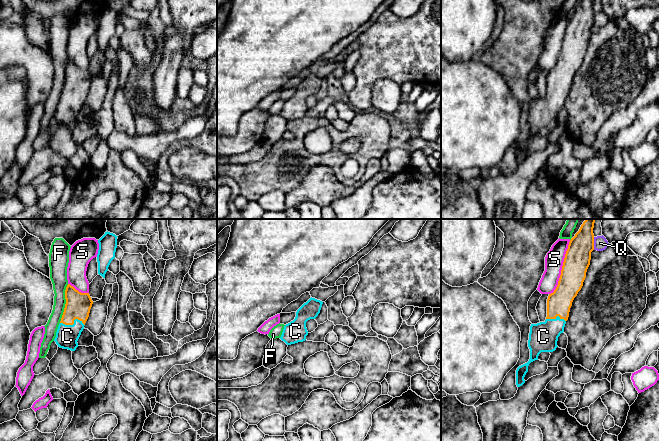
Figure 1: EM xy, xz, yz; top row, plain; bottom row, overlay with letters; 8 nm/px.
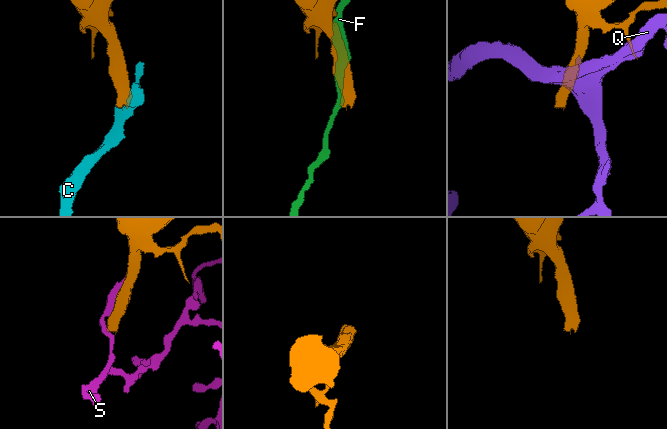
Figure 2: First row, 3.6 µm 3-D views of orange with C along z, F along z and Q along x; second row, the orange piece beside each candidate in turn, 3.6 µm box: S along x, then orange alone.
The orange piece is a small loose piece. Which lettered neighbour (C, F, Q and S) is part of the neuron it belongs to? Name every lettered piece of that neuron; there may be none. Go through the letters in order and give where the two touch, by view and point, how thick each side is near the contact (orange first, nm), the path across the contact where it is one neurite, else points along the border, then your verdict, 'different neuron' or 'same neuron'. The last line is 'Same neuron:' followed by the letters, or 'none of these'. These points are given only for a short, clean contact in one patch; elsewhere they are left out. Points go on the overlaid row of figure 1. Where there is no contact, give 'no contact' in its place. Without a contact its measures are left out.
C: contact xy (73, 323); calibres 200 and 180 nm; way xy (78, 305), (73, 323), (67, 336); same neuron
F: contact xy (66, 303); calibres 200 and 140 nm; different neuron
Q: contact yz (593, 243); calibres 200 and 110 nm; different neuron
S: contact yz (562, 268); calibres 200 and 150 nm; different neuron
Same neuron: C

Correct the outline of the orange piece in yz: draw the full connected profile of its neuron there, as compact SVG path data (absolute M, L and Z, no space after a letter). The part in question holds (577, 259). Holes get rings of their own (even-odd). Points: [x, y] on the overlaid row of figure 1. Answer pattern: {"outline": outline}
{"outline": "M586 219L569 242L558 285L547 299L546 320L530 326L530 359L516 370L517 387L525 383L529 364L538 360L541 352L553 352L558 347L558 337L564 332L572 302L583 286L590 265L594 250L594 223L595 219Z"}

